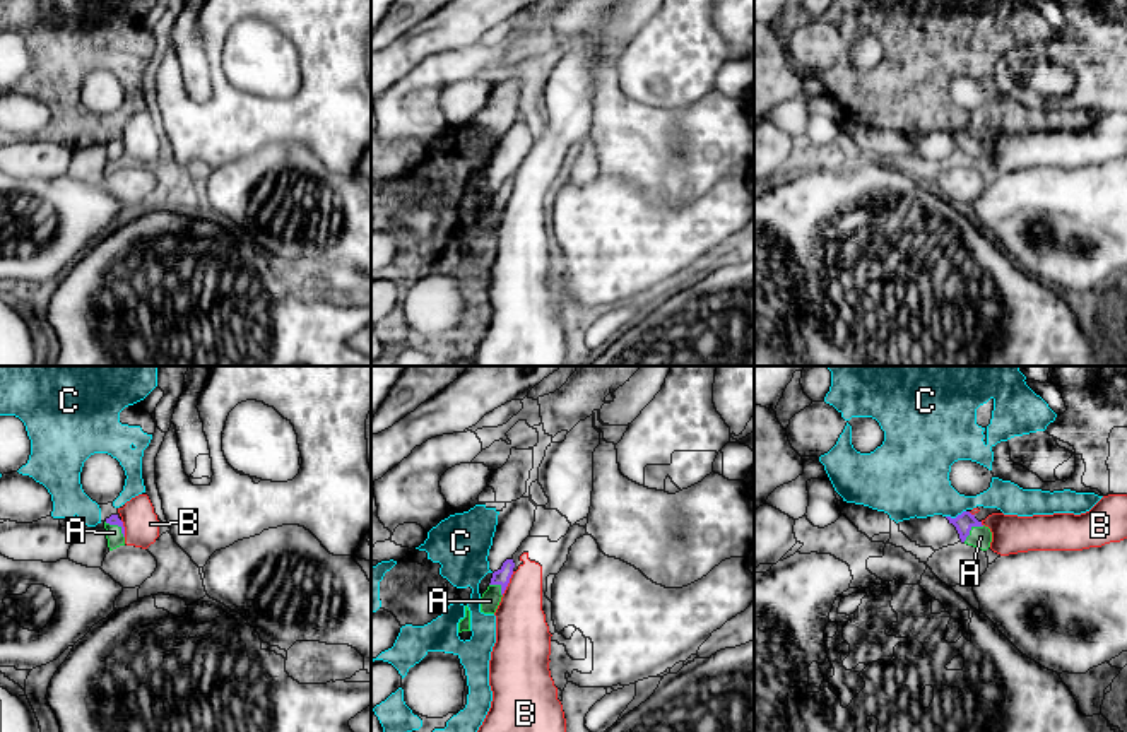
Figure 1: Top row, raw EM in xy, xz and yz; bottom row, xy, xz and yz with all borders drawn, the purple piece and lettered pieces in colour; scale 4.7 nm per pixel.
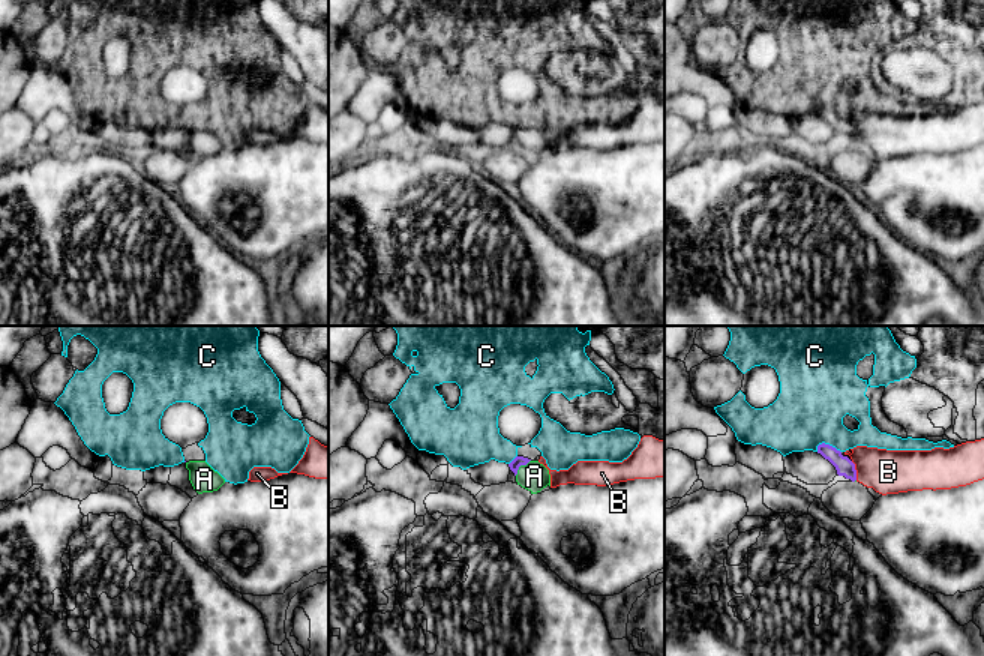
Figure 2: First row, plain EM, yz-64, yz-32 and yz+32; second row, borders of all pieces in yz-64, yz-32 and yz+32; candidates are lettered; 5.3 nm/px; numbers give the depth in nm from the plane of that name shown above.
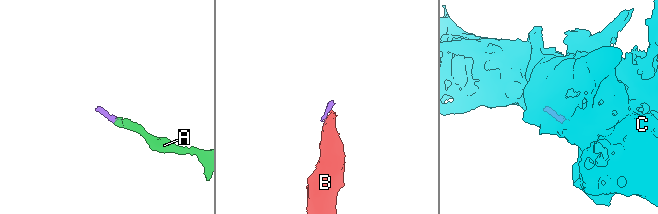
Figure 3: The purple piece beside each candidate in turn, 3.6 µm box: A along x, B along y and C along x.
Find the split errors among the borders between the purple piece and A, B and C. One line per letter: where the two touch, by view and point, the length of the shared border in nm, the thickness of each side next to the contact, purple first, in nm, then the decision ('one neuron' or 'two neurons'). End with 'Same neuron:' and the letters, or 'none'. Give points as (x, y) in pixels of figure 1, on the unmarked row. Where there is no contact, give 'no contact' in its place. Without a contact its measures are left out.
A: meets purple in yz at (970, 146); contact 130 nm long; 90 nm thick on the purple side, 100 nm on the other; one neuron
B: meets purple in xz at (508, 199); contact 130 nm long; 80 nm thick on the purple side, 260 nm on the other; two neurons
C: meets purple in yz at (956, 134); contact 100 nm long; 90 nm thick on the purple side, 320 nm on the other; two neurons
Same neuron: A

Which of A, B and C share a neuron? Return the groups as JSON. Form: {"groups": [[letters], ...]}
{"groups": [["A"], ["B"], ["C"]]}

